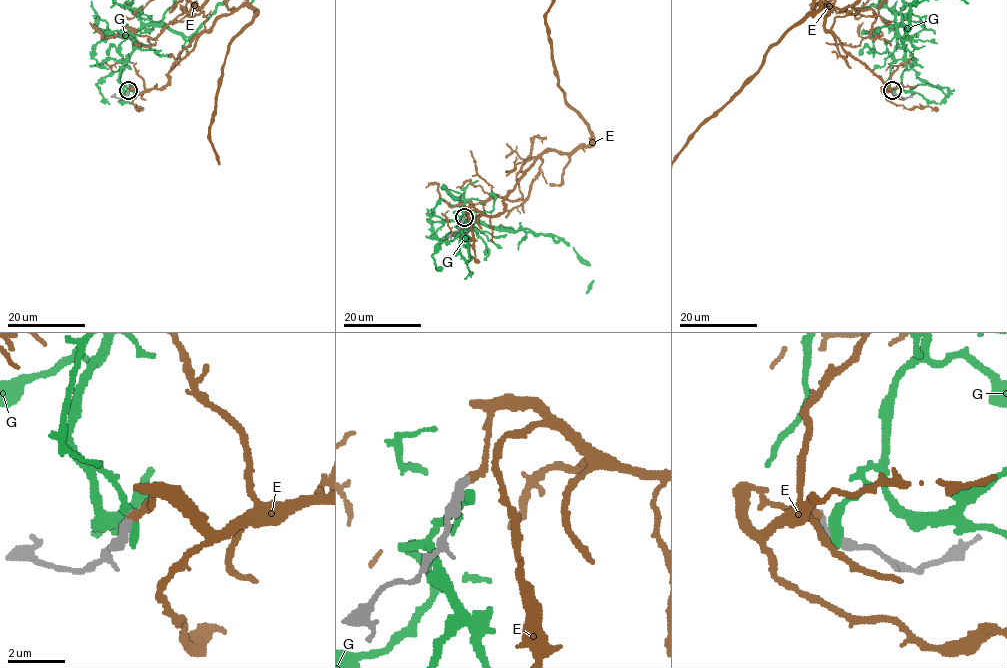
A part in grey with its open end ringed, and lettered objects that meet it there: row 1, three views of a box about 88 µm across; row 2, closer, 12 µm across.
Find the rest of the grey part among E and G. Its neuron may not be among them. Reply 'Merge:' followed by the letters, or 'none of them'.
Merge: E

